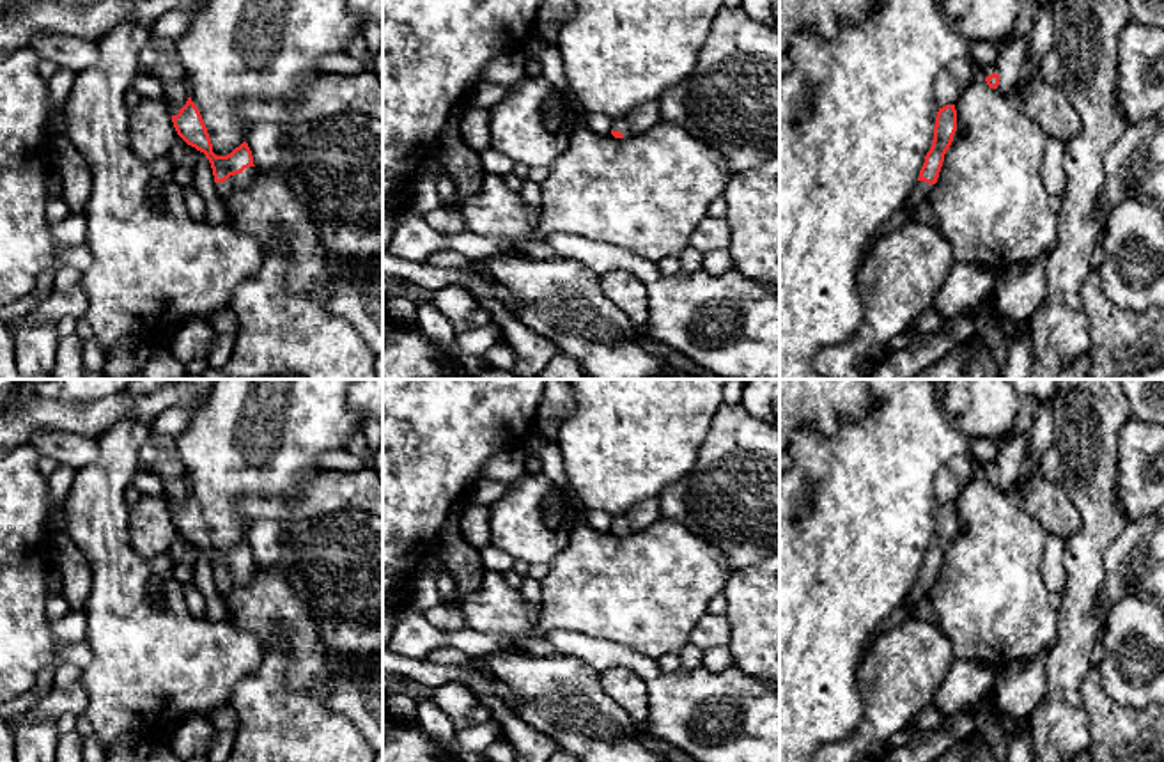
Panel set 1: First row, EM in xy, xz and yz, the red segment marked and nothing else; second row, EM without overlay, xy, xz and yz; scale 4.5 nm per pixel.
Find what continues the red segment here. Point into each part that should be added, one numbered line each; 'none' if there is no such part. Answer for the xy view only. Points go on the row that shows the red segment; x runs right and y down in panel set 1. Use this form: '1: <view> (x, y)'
1: xy (245, 179)

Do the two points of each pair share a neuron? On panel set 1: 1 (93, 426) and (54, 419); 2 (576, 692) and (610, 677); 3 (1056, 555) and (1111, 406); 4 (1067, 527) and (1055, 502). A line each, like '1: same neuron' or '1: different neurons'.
1: same neuron
2: different neurons
3: different neurons
4: same neuron

